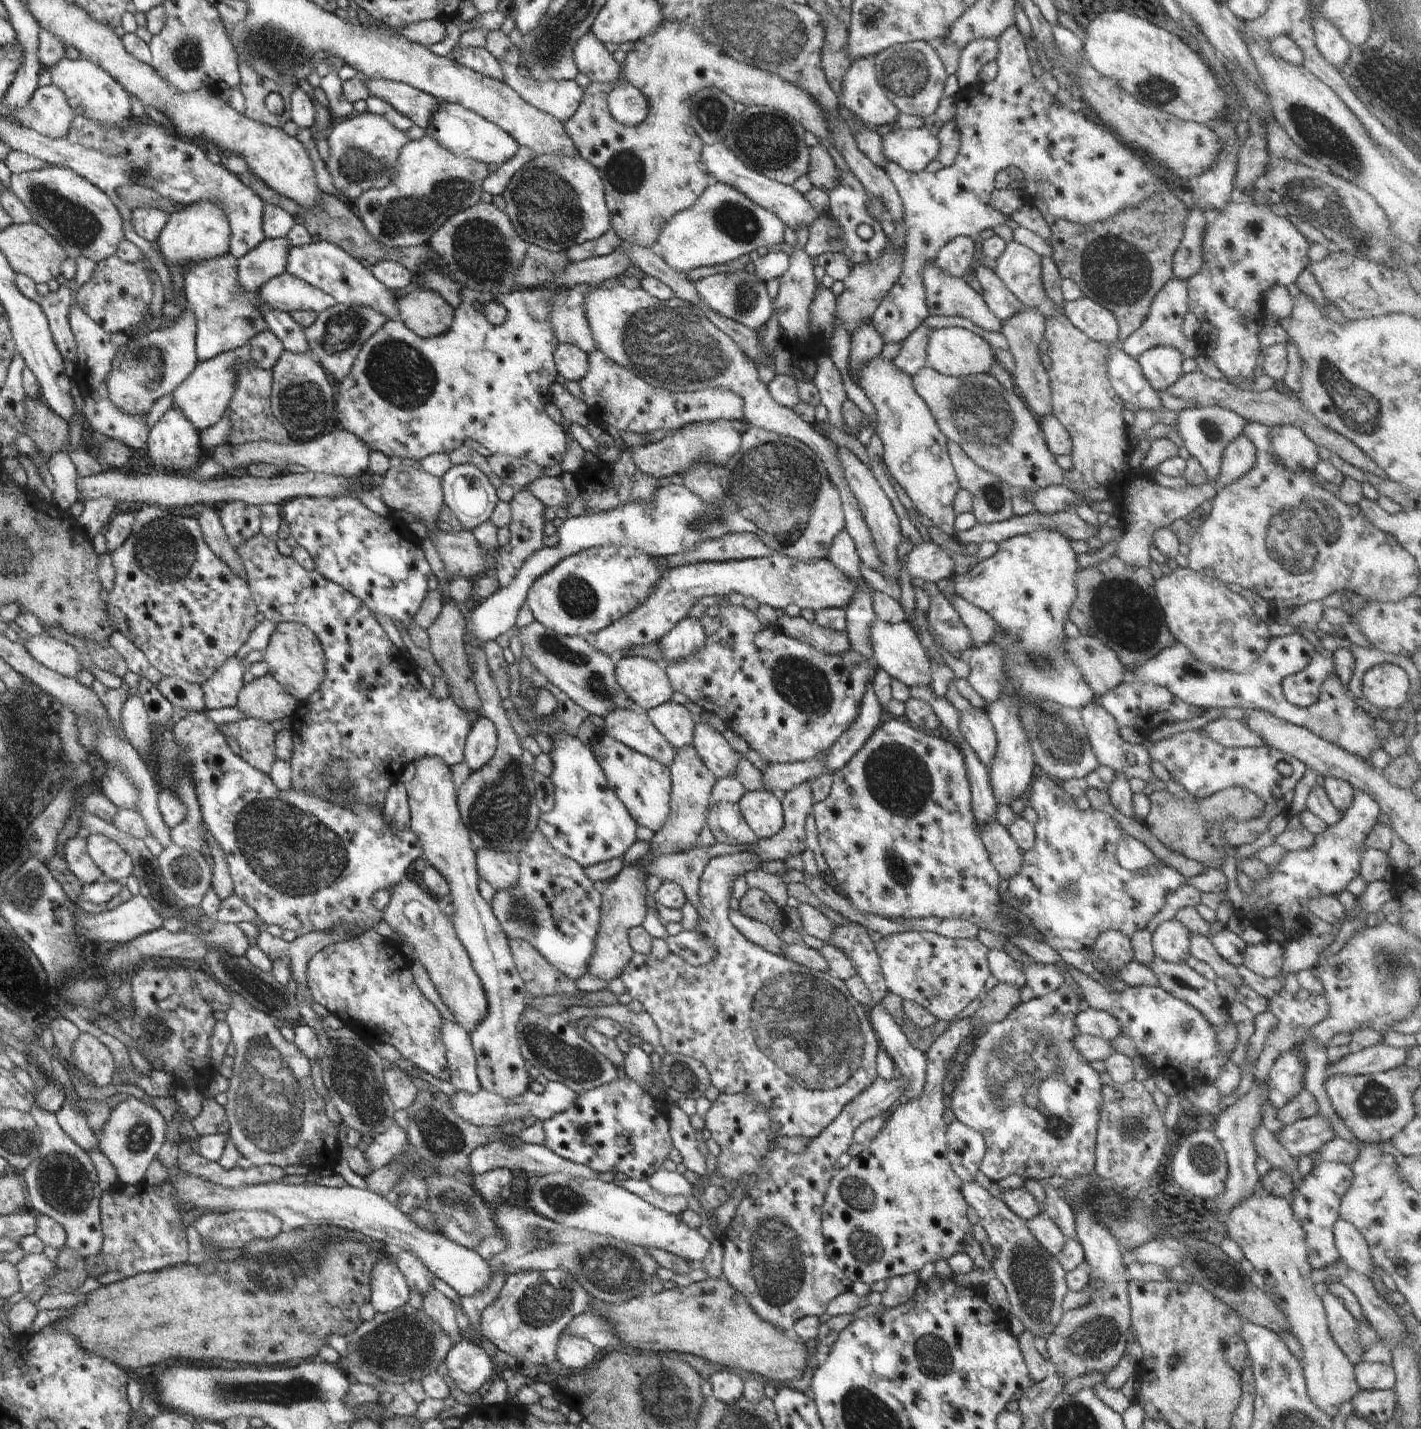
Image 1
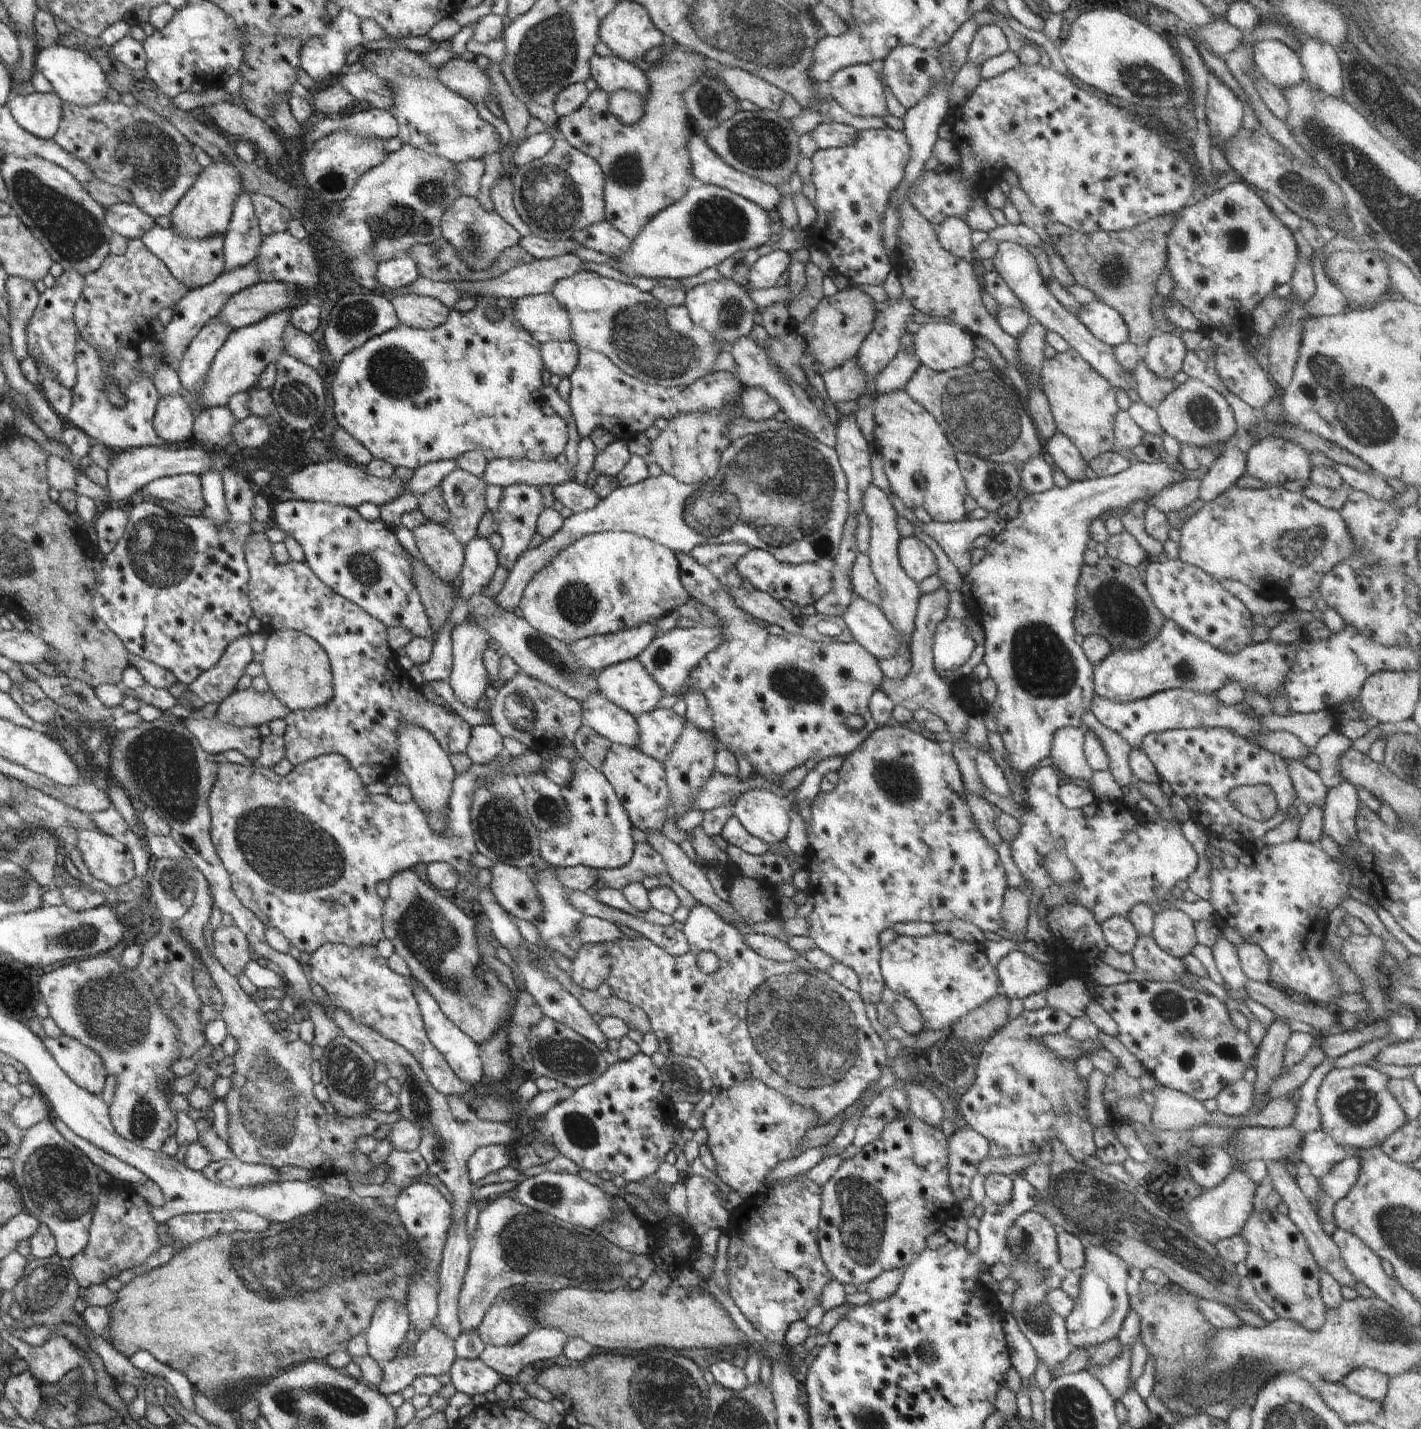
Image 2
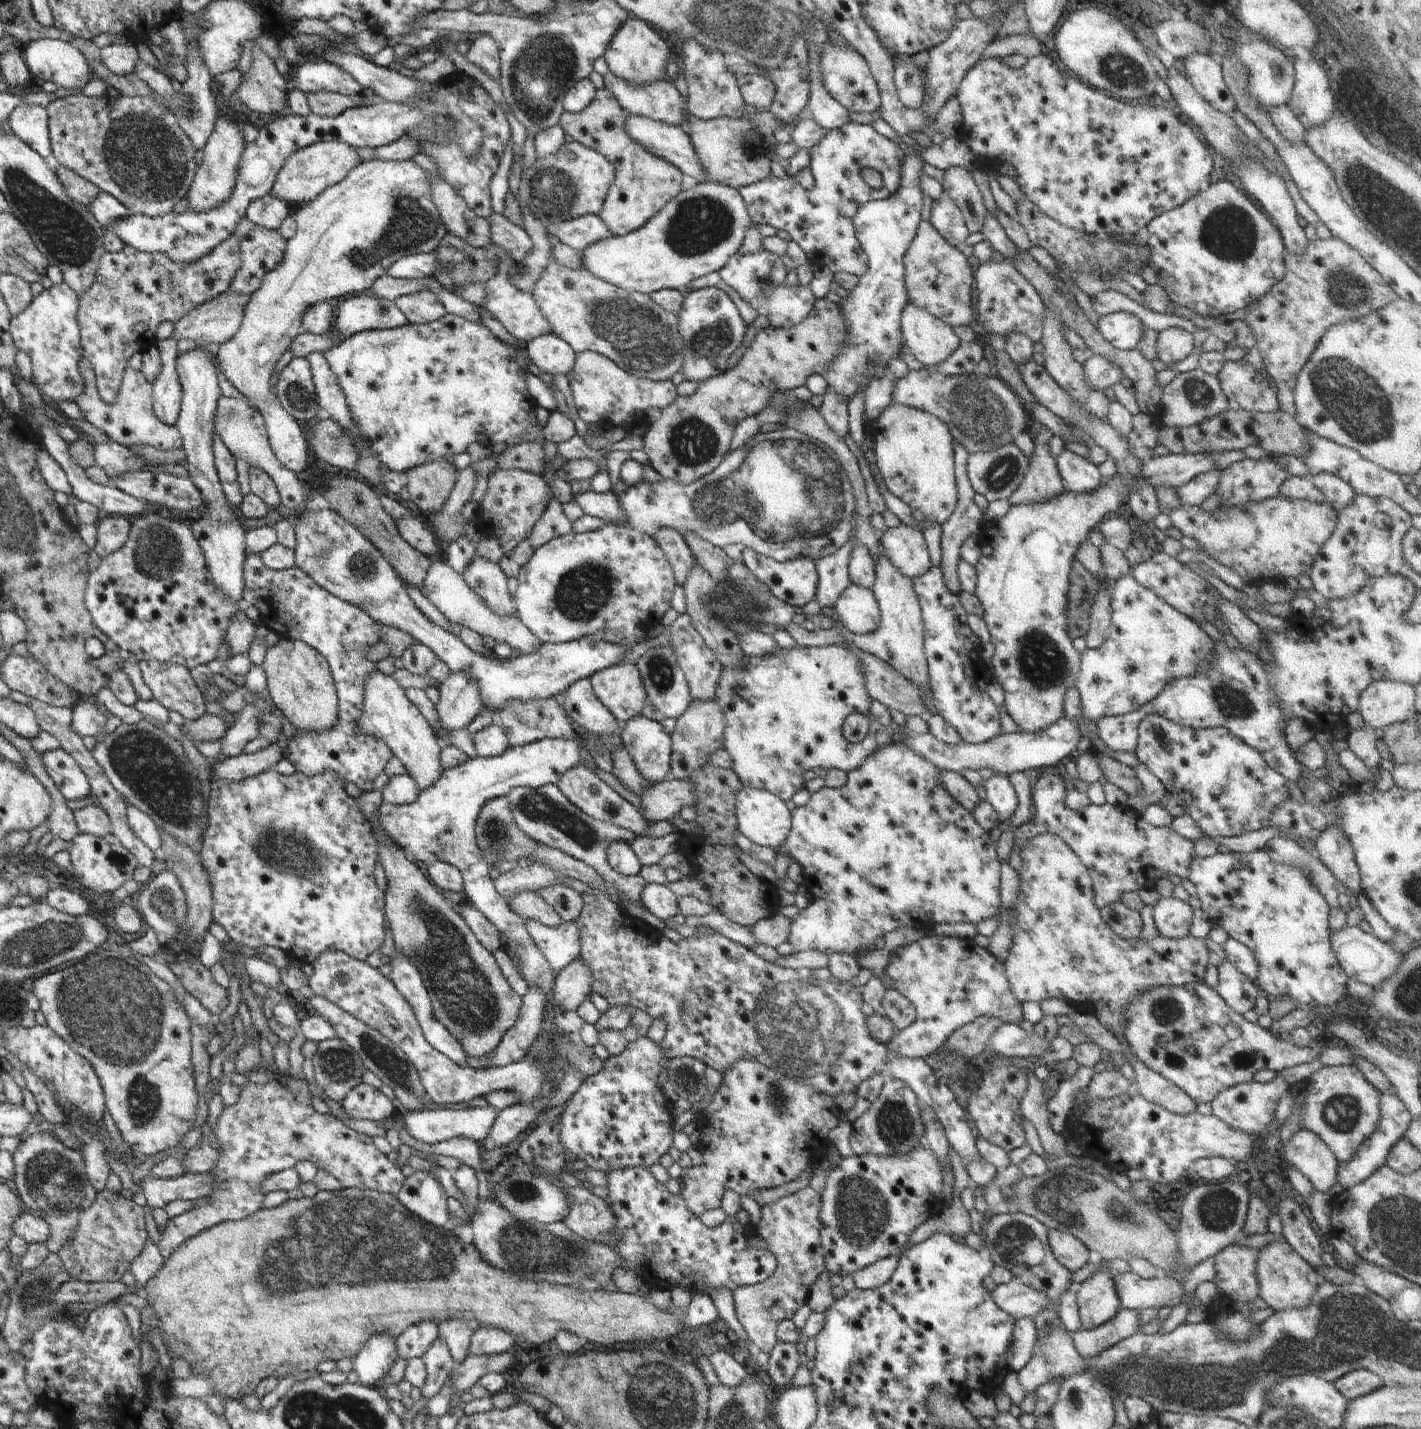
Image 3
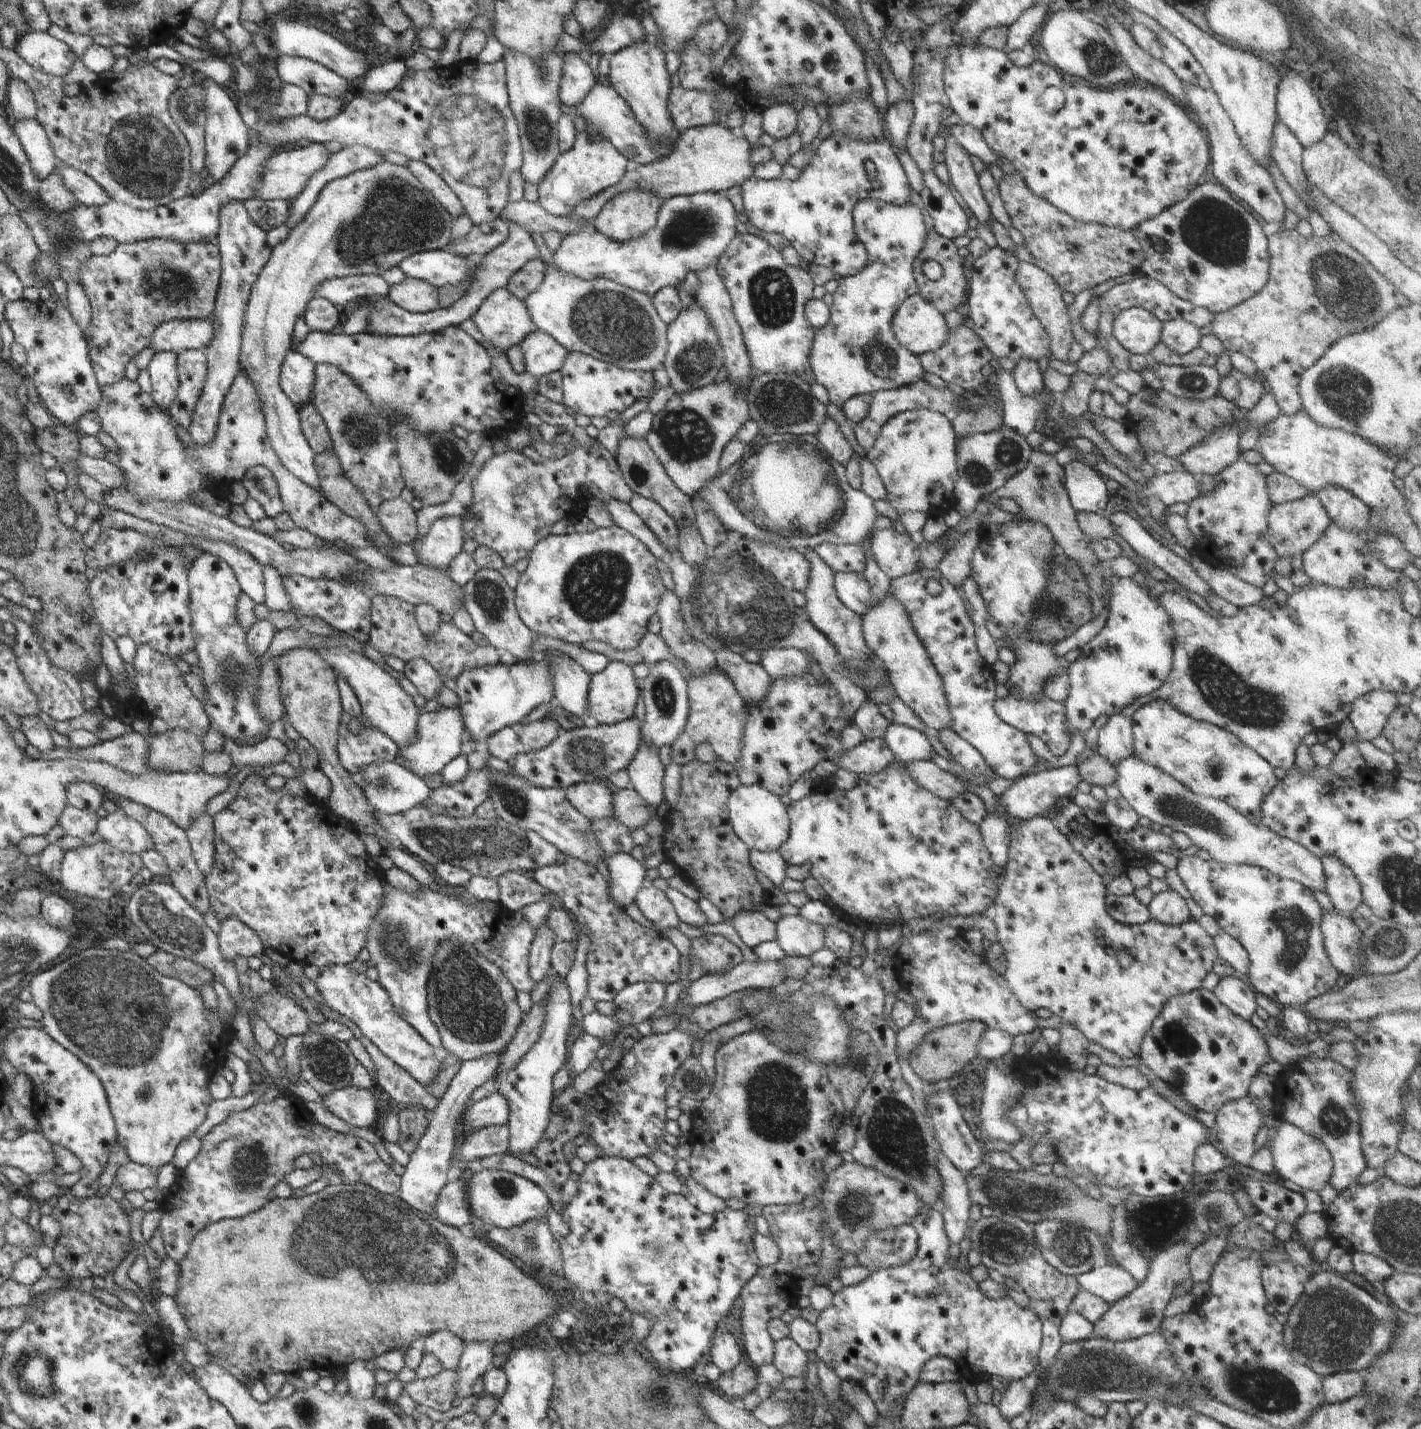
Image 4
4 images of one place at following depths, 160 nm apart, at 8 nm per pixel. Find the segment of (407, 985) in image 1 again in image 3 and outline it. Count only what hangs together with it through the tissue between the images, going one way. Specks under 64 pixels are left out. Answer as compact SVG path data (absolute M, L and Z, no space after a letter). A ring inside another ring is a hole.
M326 950L314 960L313 965L314 972L308 977L308 986L312 992L336 1004L340 1010L352 1014L356 1020L364 1022L368 1028L378 1030L394 1046L398 1046L406 1054L410 1064L416 1068L418 1078L424 1086L424 1092L428 1094L431 1102L446 1105L460 1104L482 1095L483 1092L500 1090L512 1091L519 1095L518 1104L532 1102L542 1096L542 1084L552 1075L552 1072L543 1064L543 1059L532 1061L524 1058L504 1067L479 1070L469 1066L458 1066L428 1044L414 1018L410 1004L402 998L402 994L394 988L389 978L382 976L377 969L338 950Z

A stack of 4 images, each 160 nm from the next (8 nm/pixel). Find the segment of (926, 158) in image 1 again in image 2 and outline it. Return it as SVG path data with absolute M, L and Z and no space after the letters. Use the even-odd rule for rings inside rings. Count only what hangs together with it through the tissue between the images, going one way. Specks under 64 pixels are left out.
M888 127L878 131L858 130L858 138L854 140L854 144L818 149L810 159L813 164L812 181L816 186L815 208L818 216L808 228L806 238L830 258L837 275L845 276L856 285L883 285L893 266L882 244L882 216L891 202L890 194L902 182L904 168L910 160L910 146L906 136L903 132Z

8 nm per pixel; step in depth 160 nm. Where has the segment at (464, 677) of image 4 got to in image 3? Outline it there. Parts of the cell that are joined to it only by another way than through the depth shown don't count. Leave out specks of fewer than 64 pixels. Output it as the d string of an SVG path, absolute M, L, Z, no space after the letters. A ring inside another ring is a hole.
M334 510L310 511L300 518L291 518L294 525L296 548L294 564L314 582L334 594L337 598L350 602L370 614L377 624L398 628L412 634L423 646L430 648L434 655L448 665L452 672L466 672L474 678L482 706L496 711L502 710L510 700L546 700L556 698L572 682L590 678L596 672L623 663L624 654L629 649L622 644L612 644L592 637L562 643L542 643L532 652L504 662L479 656L467 648L457 636L443 627L433 624L410 600L404 584L400 582L396 570L388 564L380 550L370 544L356 527L346 522Z

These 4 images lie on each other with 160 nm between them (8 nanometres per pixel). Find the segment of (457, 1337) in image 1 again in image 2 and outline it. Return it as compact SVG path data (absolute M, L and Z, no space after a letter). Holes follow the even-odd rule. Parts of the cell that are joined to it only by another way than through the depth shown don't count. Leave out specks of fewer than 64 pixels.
M436 1325L429 1327L413 1346L414 1356L396 1357L394 1360L382 1366L382 1380L374 1390L380 1392L384 1397L391 1393L400 1393L419 1375L438 1376L451 1370L452 1364L456 1361L456 1341L448 1338Z

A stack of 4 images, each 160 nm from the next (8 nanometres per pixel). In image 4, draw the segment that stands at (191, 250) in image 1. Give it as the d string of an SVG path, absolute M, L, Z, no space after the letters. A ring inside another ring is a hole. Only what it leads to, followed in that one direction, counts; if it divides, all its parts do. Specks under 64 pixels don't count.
M205 78L200 84L200 90L204 94L204 114L206 114L205 150L206 150L206 170L210 173L209 181L214 180L216 183L225 178L230 168L246 154L251 144L246 124L242 121L230 96L222 89L220 84Z

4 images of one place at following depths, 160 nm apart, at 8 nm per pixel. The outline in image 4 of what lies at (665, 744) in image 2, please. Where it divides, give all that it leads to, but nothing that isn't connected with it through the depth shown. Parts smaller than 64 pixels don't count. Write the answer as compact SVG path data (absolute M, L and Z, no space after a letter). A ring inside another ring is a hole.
M641 737L638 752L634 754L626 772L630 777L630 786L636 790L640 800L644 800L650 808L658 810L664 798L663 777L665 773L658 750L646 744L646 740Z

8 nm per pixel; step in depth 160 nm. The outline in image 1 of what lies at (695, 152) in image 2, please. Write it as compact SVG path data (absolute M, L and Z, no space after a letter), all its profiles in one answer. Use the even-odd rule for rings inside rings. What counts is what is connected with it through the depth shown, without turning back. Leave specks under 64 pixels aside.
M721 142L714 145L703 144L700 158L706 166L706 172L714 178L716 183L726 184L726 186L738 190L758 206L762 206L762 208L772 212L774 216L778 216L785 226L792 228L794 231L798 230L796 226L804 226L804 228L808 226L810 228L814 220L819 217L818 212L806 201L804 195L794 189L792 185L772 180L758 171L746 168L742 160L738 160L726 148L726 144Z

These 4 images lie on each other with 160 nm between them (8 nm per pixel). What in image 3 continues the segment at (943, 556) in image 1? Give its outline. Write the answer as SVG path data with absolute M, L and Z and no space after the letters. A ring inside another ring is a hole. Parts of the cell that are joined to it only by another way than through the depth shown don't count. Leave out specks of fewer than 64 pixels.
M903 524L888 528L881 534L880 542L886 558L902 576L921 576L932 566L923 532L916 528Z

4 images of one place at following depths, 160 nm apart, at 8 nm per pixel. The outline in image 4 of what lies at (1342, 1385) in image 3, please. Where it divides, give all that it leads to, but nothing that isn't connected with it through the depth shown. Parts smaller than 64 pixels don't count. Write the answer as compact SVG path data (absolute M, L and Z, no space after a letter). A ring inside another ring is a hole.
M1356 1371L1336 1372L1320 1377L1325 1403L1342 1403L1362 1395L1364 1380Z

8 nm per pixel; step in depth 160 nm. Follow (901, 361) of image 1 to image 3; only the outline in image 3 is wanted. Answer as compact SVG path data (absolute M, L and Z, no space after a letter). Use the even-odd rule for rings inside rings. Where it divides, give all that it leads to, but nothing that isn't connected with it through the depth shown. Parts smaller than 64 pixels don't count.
M886 368L886 376L874 378L864 390L864 420L867 426L878 420L878 416L891 404L895 376Z

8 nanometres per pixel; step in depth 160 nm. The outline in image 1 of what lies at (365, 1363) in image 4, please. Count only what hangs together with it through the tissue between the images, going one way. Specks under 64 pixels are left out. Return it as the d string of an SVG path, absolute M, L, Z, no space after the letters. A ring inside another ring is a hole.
M382 1256L372 1268L371 1303L376 1313L388 1314L406 1306L409 1291L394 1257Z

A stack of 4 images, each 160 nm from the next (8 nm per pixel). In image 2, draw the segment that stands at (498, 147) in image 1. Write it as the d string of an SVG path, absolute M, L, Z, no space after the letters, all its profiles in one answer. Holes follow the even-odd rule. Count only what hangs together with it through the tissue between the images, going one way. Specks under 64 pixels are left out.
M396 76L396 80L386 80L394 102L391 114L400 124L398 138L402 146L414 146L426 154L443 157L451 162L484 159L488 154L498 152L502 146L496 128L482 120L476 108L458 92L448 90L434 78L412 78Z

